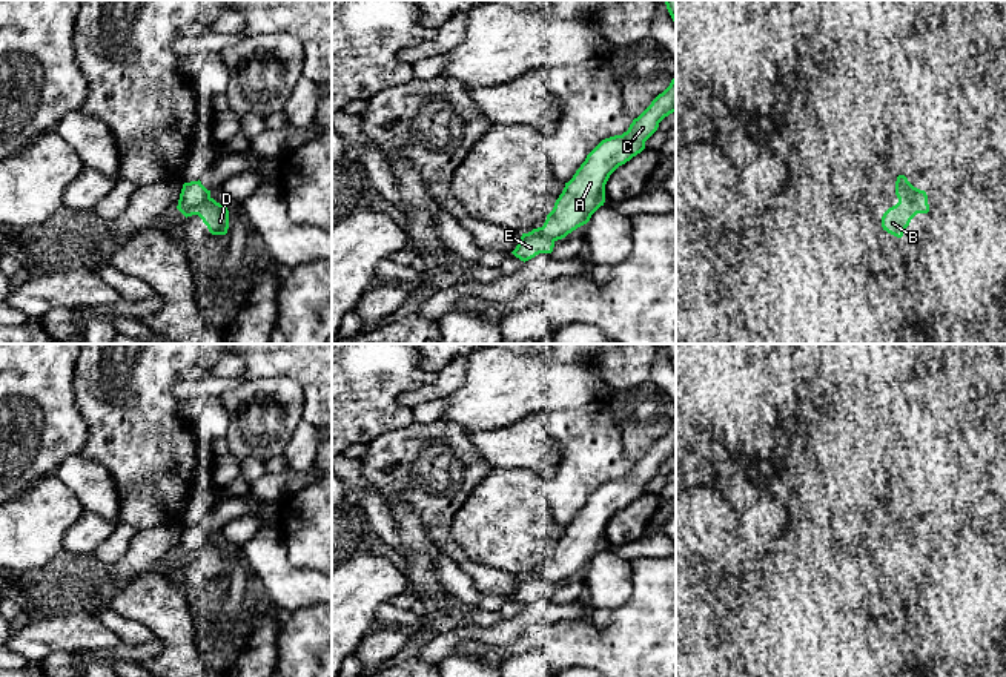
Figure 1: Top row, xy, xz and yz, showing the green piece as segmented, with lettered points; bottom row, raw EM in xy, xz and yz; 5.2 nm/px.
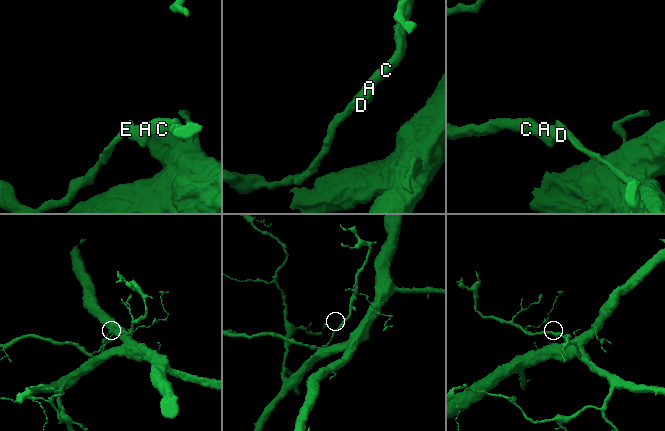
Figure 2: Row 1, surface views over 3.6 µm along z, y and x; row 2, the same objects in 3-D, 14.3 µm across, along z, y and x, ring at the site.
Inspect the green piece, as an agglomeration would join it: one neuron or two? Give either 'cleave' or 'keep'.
cleave

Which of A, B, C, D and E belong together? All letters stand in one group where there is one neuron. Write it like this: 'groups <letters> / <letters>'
groups A B C D / E

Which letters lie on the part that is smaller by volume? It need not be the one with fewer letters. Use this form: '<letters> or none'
A, B, C, D

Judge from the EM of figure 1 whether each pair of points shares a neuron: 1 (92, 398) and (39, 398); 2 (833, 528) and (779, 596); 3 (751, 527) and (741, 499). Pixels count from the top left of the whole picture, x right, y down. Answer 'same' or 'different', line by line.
1: different
2: different
3: same

